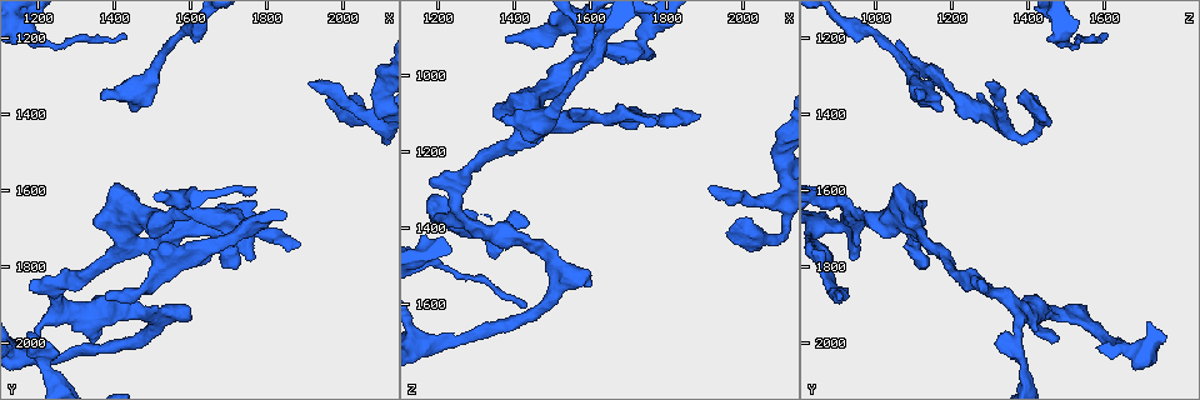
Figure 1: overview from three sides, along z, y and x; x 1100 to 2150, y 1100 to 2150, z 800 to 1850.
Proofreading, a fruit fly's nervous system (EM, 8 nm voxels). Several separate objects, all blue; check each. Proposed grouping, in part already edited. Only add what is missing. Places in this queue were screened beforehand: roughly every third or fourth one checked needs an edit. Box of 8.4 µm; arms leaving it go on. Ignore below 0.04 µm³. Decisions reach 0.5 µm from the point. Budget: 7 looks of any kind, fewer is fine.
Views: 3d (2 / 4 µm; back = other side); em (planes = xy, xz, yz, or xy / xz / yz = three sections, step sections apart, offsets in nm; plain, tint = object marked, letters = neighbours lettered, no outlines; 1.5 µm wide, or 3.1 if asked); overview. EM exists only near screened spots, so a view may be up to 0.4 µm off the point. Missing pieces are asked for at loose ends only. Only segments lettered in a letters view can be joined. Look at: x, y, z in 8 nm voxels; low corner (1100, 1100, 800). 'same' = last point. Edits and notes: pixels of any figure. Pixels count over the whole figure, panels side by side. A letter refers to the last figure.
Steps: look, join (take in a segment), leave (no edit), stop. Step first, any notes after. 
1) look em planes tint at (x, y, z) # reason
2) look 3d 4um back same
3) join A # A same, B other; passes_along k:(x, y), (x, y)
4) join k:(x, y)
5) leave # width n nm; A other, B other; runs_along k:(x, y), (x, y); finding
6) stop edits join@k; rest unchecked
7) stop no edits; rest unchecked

look em xy step 8 letters at (1890, 1740, 1105) # branch stops here

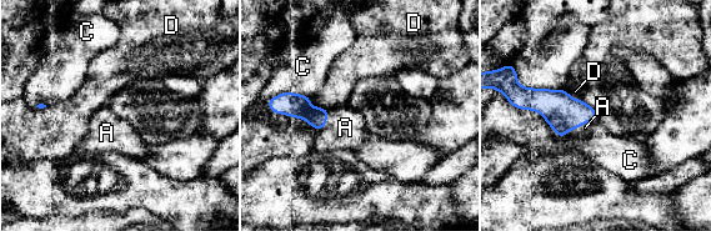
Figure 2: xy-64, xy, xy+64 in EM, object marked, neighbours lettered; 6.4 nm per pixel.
look em planes letters same # cut it another way

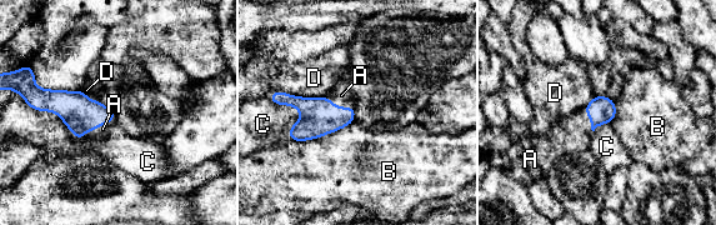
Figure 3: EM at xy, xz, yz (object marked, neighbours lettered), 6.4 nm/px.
join A # longest_contact B 400 nm; A same, B other, C other, D other; passes_along 3:(80, 114), (96, 128), (103, 129); it goes on there

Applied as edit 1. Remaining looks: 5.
look overview

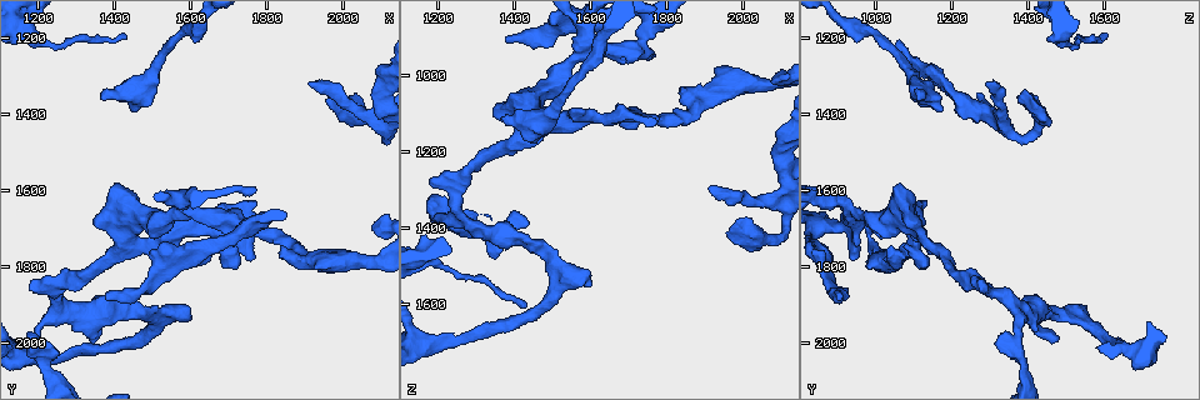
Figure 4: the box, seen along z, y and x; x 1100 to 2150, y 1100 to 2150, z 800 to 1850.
look 3d 4um at (1595, 1930, 1550) # free end

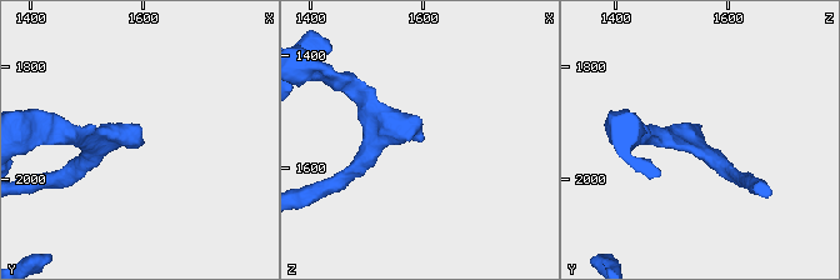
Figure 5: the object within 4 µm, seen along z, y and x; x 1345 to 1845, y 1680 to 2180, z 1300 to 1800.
look em planes letters at (1595, 1925, 1545)

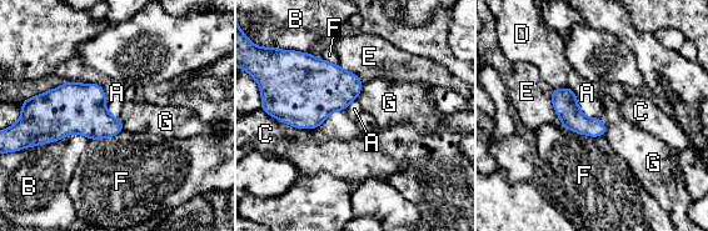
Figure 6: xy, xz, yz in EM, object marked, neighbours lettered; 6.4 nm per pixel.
leave # A other, B other, C other, D other, E other, F other, G other; border 6:(68, 80), (98, 84), (106, 98); no lettered segment goes on from it

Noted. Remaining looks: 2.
look 3d 4um back at (1370, 1365, 1110) # branch stops here

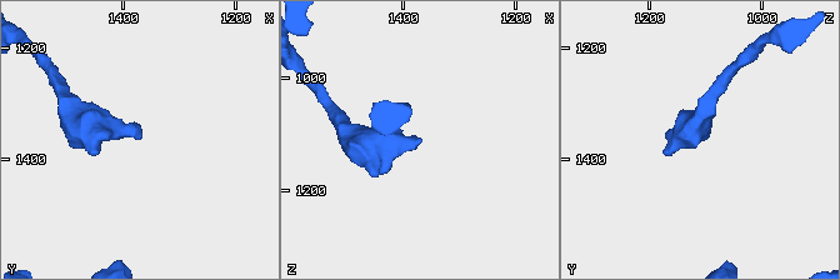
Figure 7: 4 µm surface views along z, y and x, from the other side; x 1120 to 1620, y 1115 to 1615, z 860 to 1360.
look em yz step 8 letters at (1365, 1355, 1110)

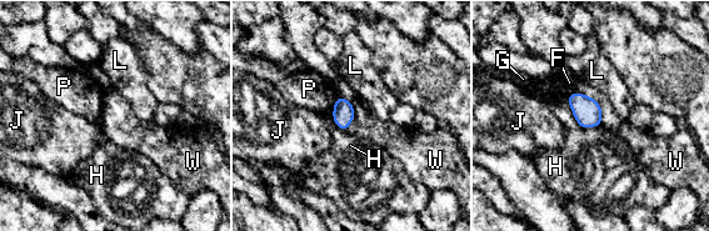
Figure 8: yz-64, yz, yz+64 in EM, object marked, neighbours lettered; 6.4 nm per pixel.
leave # F other, G other, H other, J other, L other, P other, W other; no lettered segment goes on from it

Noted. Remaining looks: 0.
stop edits join@3; rest unchecked

